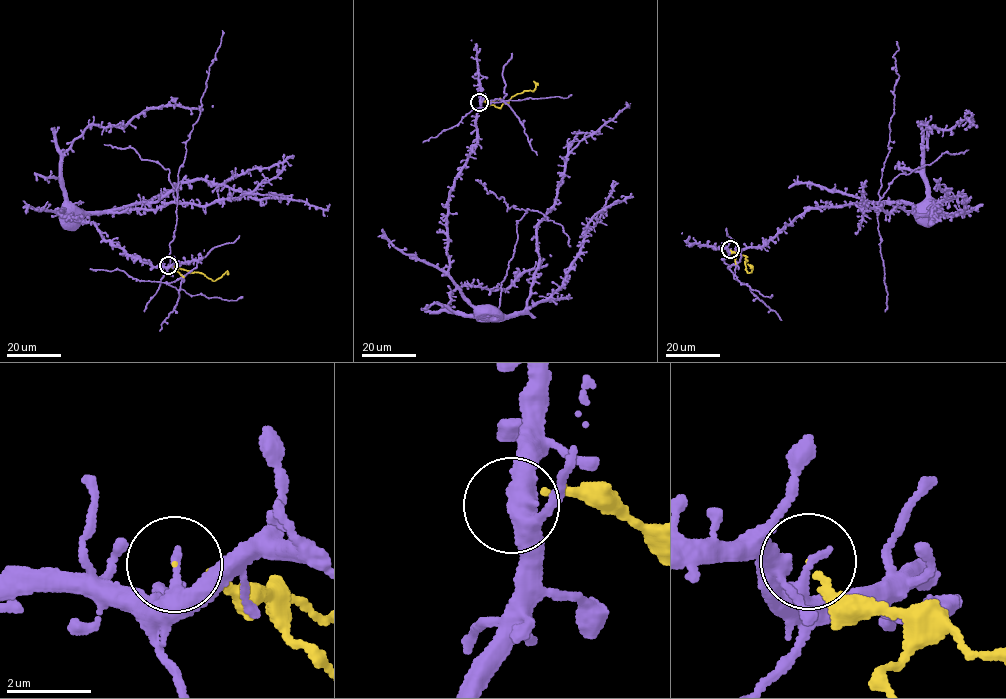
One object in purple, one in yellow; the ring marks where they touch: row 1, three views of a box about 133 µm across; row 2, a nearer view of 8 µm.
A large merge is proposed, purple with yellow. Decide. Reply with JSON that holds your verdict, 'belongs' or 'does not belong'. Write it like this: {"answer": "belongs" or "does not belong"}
{"answer": "does not belong"}

